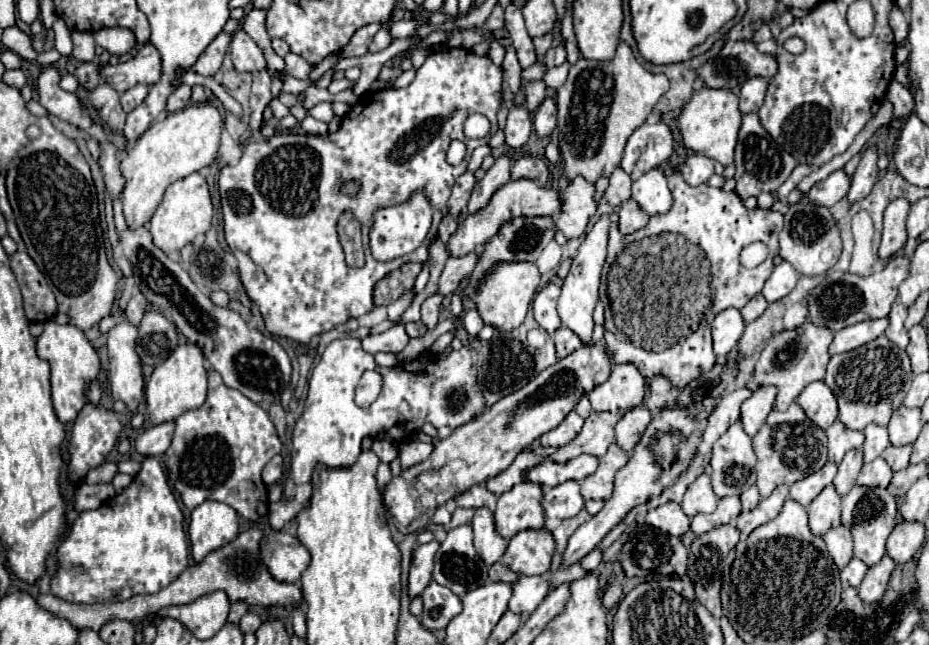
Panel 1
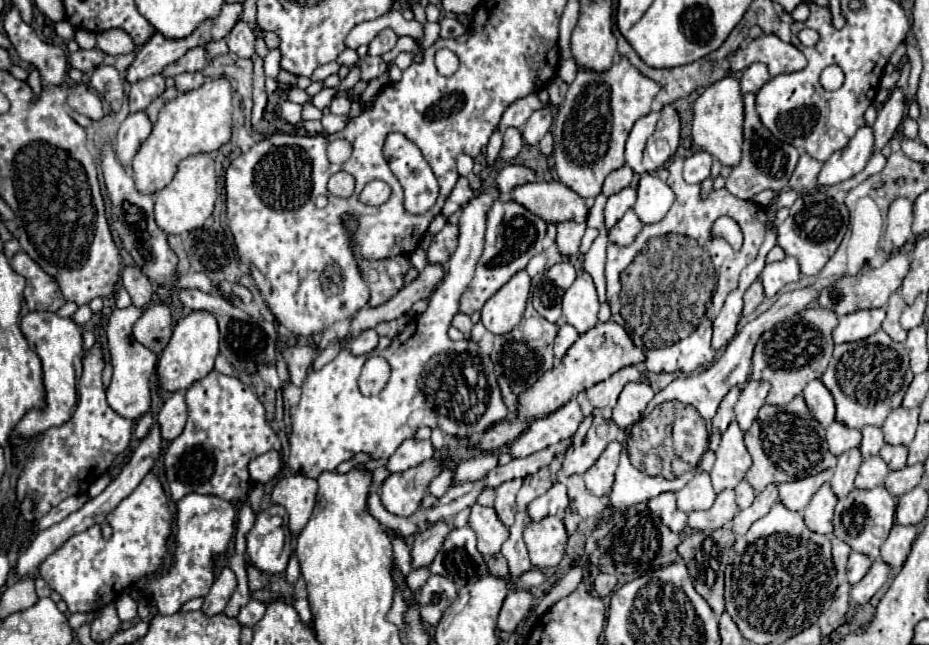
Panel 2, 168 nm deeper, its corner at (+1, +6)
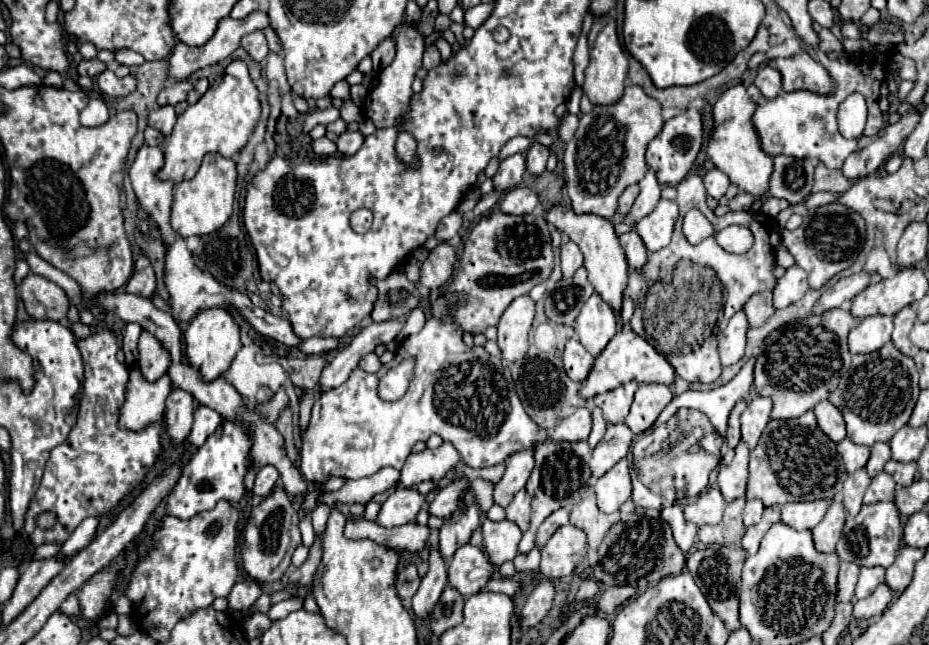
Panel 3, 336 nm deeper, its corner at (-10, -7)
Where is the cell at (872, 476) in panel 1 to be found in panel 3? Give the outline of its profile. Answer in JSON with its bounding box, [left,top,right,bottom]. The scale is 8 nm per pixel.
[863,472,895,504]

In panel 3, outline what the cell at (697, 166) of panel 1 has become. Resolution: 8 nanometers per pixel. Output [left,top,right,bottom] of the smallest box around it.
[703,168,731,200]

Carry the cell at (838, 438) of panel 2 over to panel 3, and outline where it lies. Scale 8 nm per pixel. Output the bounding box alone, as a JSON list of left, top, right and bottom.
[837,438,871,472]

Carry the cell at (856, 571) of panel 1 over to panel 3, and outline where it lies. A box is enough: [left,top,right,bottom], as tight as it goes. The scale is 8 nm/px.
[855,568,885,598]

